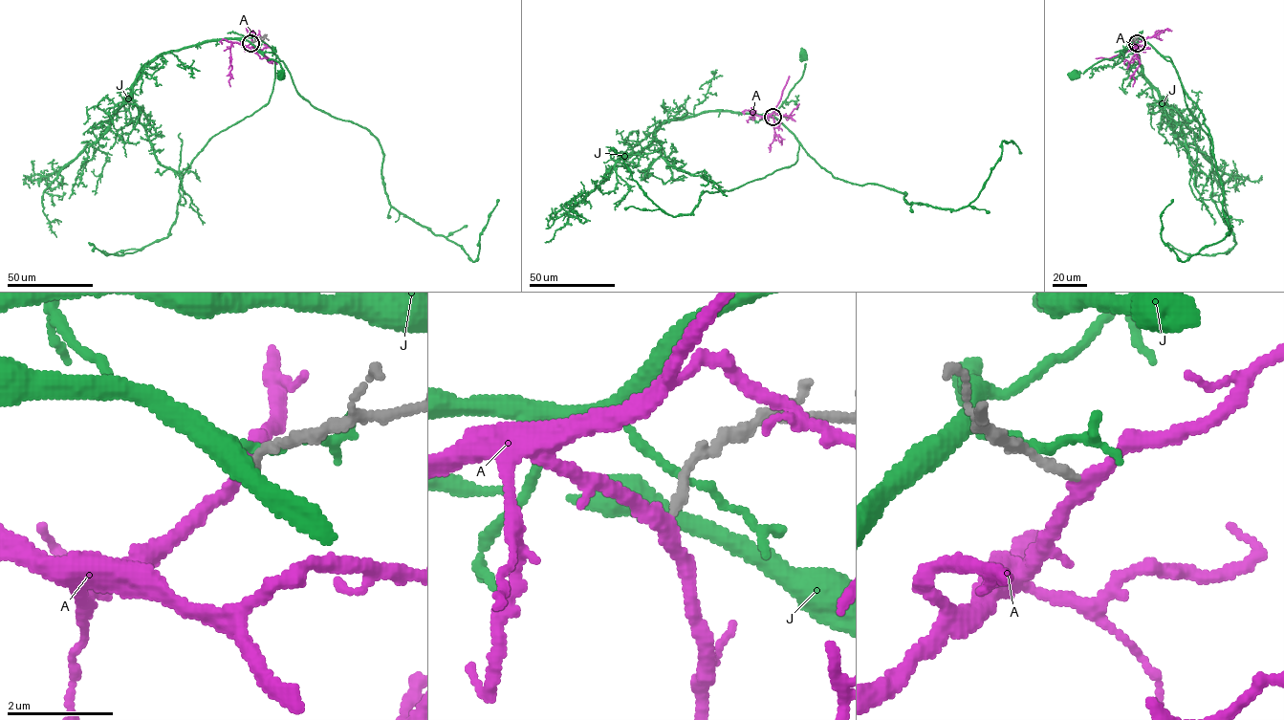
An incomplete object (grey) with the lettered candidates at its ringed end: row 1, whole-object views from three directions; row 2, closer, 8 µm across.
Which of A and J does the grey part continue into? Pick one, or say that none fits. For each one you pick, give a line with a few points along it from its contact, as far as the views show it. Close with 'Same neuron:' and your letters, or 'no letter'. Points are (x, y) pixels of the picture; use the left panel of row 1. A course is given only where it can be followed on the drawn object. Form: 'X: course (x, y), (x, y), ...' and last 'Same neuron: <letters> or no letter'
A: course (250, 43), (247, 46), (231, 43), (230, 86)
Same neuron: A

